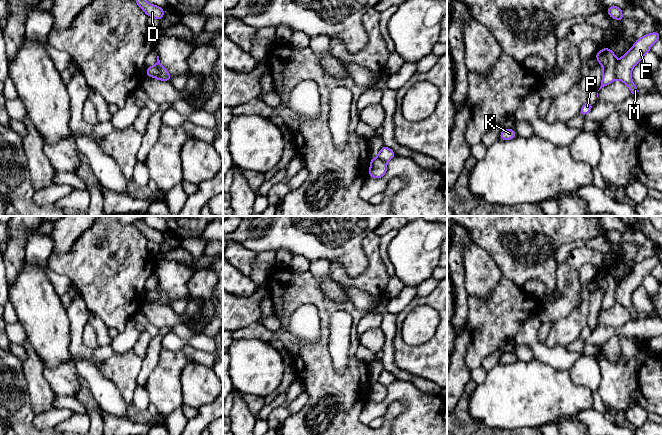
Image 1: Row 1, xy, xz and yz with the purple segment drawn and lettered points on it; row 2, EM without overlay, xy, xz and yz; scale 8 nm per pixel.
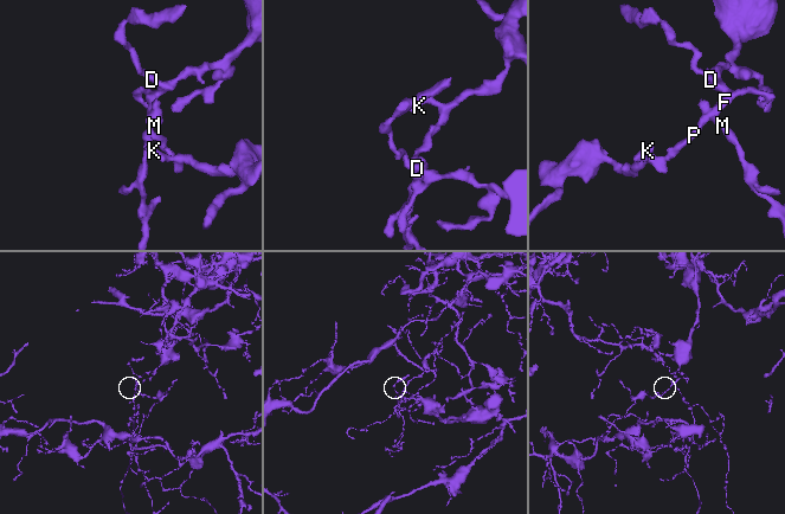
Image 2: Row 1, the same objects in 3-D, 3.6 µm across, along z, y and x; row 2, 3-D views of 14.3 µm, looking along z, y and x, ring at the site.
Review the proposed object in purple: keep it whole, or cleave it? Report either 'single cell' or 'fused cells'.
fused cells

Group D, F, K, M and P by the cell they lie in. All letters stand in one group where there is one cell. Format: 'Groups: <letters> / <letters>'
Groups: D F M / K P

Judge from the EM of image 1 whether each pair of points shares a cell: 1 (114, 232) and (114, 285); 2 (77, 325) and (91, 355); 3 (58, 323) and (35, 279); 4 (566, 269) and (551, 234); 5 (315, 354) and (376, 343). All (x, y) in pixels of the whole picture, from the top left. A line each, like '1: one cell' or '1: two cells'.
1: one cell
2: one cell
3: one cell
4: two cells
5: two cells

